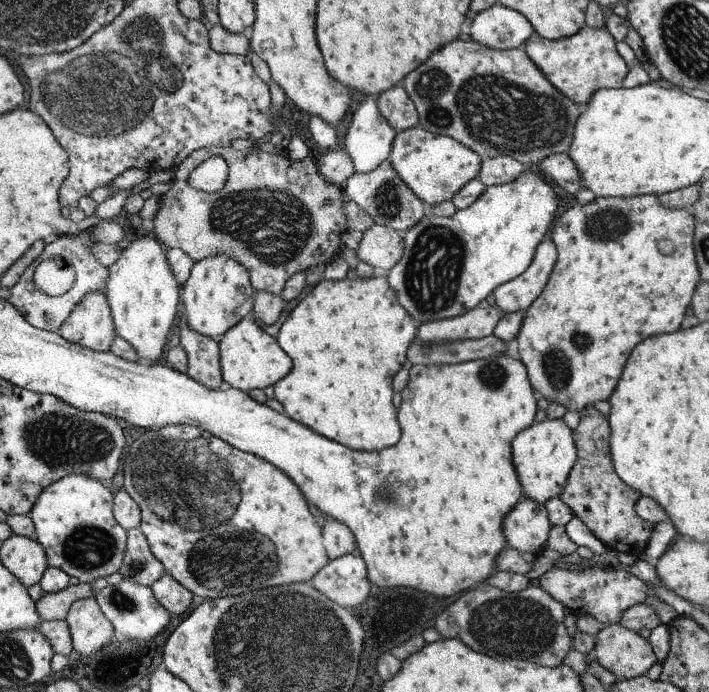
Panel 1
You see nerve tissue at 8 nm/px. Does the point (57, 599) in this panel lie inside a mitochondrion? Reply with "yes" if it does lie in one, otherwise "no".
no

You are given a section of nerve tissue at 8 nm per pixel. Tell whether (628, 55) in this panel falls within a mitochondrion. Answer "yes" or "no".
no

